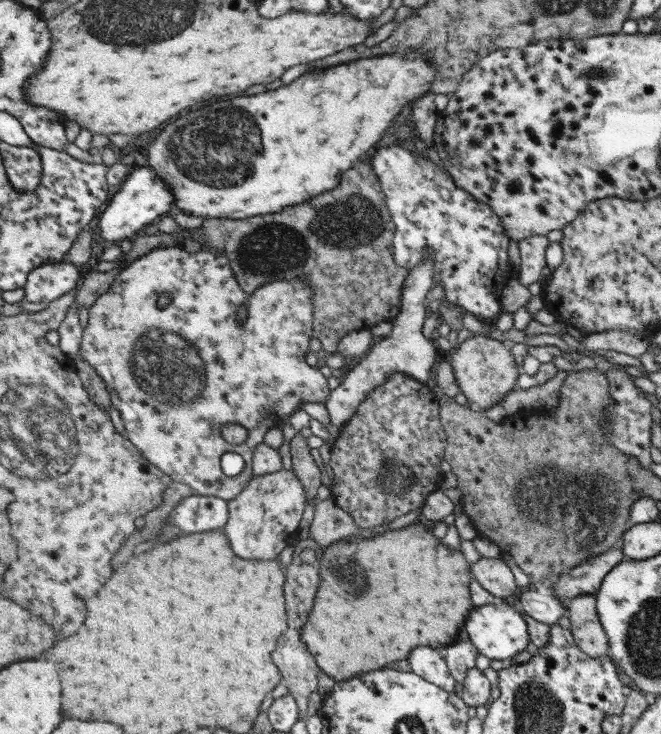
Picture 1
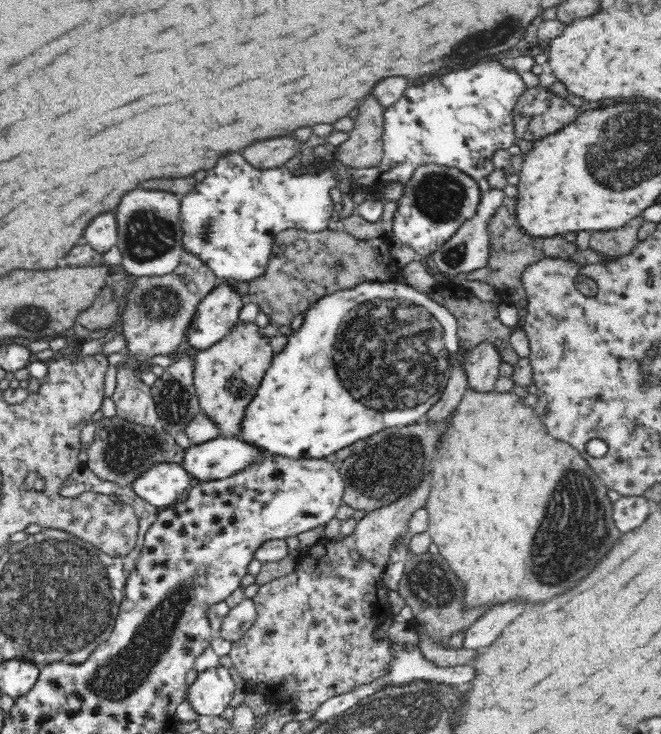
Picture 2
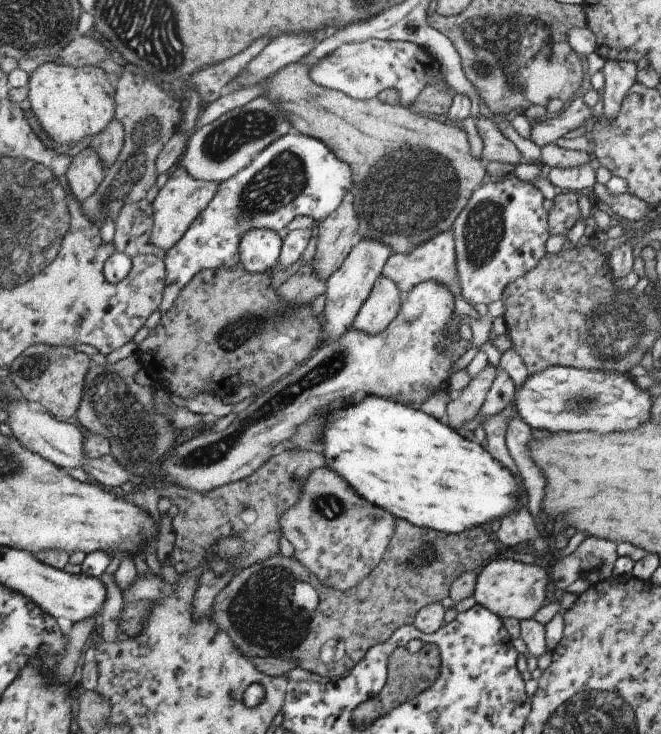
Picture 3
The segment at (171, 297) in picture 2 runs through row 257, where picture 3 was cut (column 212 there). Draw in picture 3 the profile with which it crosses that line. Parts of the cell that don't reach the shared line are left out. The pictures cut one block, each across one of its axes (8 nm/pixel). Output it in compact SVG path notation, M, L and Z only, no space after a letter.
M177 166L173 170L173 174L169 176L167 184L163 190L159 190L153 206L155 206L155 228L151 234L151 242L153 246L171 252L171 248L175 248L183 236L187 236L187 230L191 228L191 224L195 224L195 220L203 214L203 210L207 210L211 206L211 200L215 200L215 194L219 192L221 184L217 182L205 182L205 180L195 180L187 168Z

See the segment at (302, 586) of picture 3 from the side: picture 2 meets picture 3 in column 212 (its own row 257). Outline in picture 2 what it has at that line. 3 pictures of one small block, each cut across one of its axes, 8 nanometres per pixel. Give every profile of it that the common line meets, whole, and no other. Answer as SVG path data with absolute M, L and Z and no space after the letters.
M632 218L628 220L624 226L616 228L616 230L602 230L596 234L590 234L590 248L604 254L604 256L626 256L630 254L638 244L638 230L642 226L644 218Z

